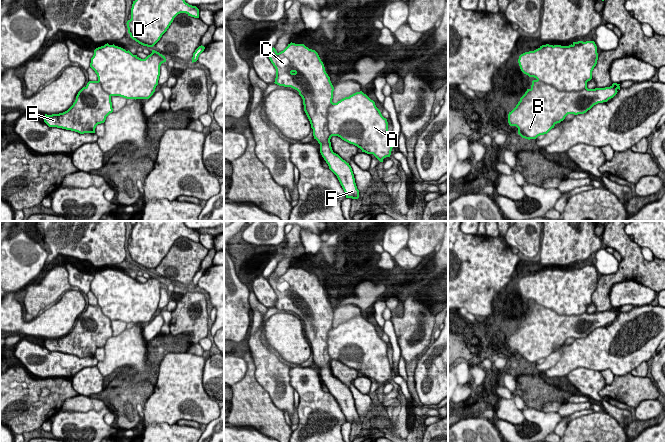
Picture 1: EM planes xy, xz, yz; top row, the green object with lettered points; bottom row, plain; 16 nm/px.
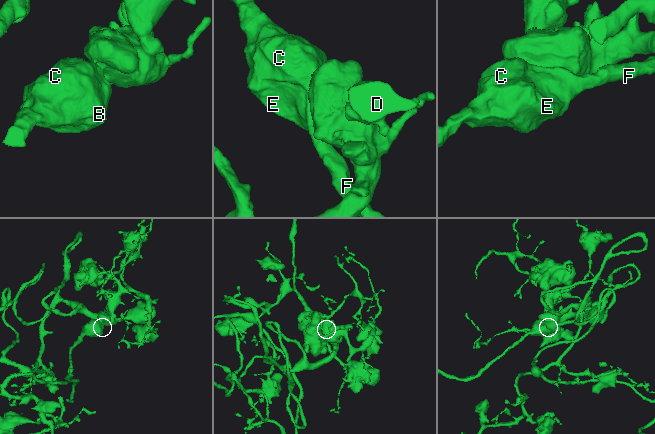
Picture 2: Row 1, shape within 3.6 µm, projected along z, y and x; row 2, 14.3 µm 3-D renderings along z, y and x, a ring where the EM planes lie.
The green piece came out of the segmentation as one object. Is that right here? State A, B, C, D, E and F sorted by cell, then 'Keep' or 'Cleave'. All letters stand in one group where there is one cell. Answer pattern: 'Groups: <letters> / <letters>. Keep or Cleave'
Groups: A D / B C E F. Cleave

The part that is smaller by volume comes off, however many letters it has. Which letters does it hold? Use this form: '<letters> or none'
B, C, E, F

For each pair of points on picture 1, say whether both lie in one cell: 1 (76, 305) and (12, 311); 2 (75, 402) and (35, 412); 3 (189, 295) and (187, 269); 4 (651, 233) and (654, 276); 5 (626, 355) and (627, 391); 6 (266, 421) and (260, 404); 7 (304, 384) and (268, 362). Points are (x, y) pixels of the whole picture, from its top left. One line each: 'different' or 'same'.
1: same
2: different
3: different
4: different
5: different
6: same
7: different

